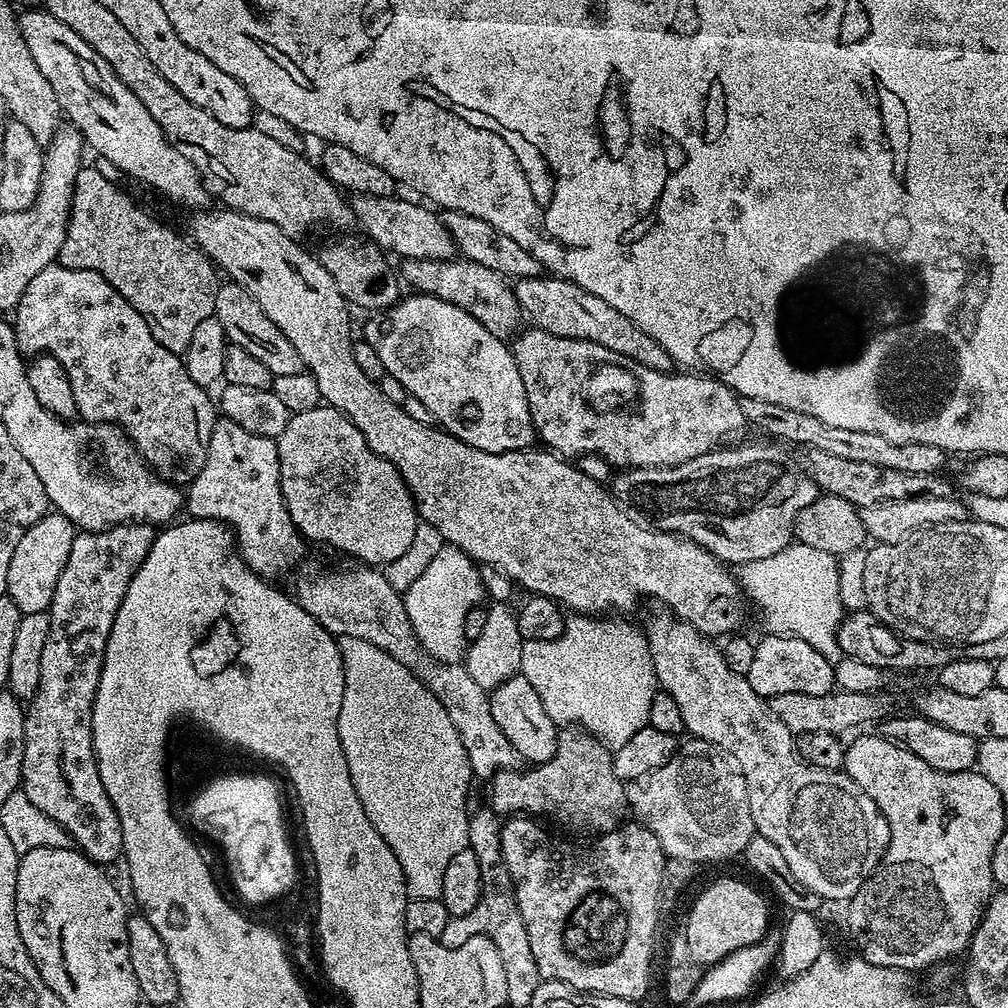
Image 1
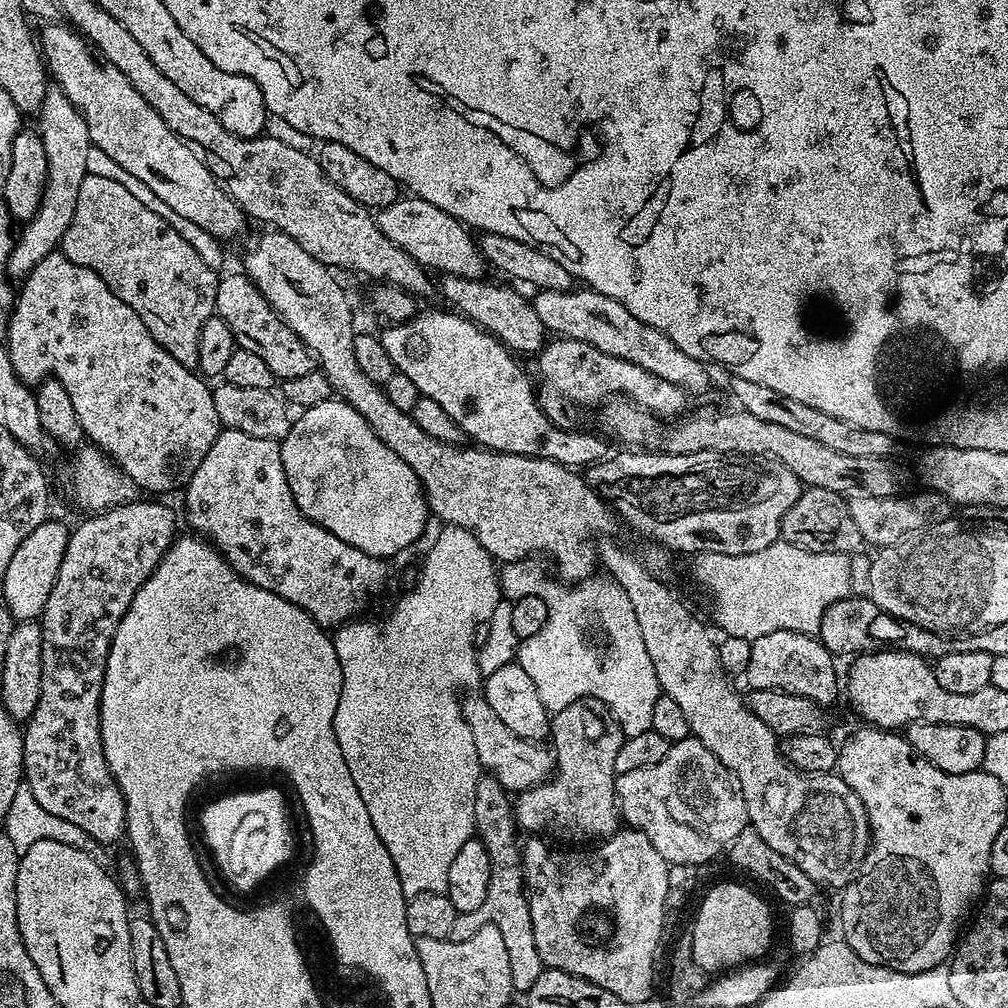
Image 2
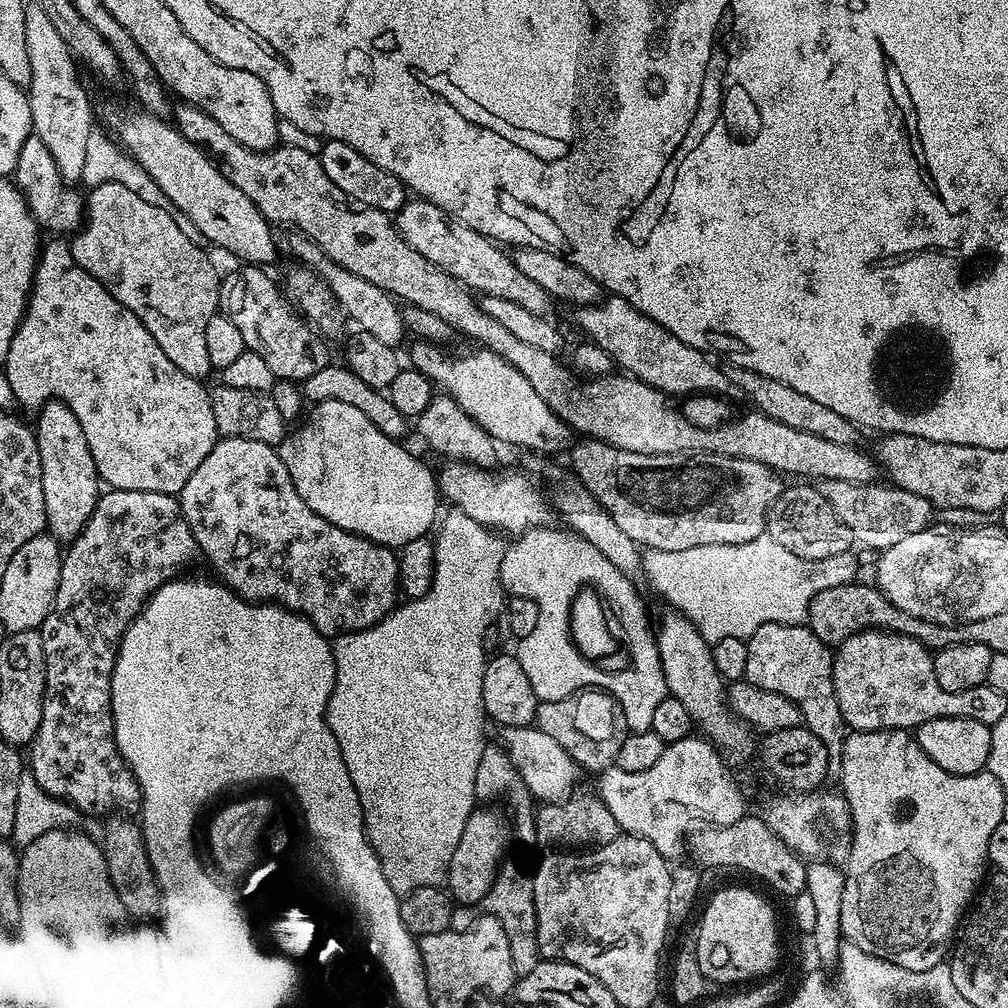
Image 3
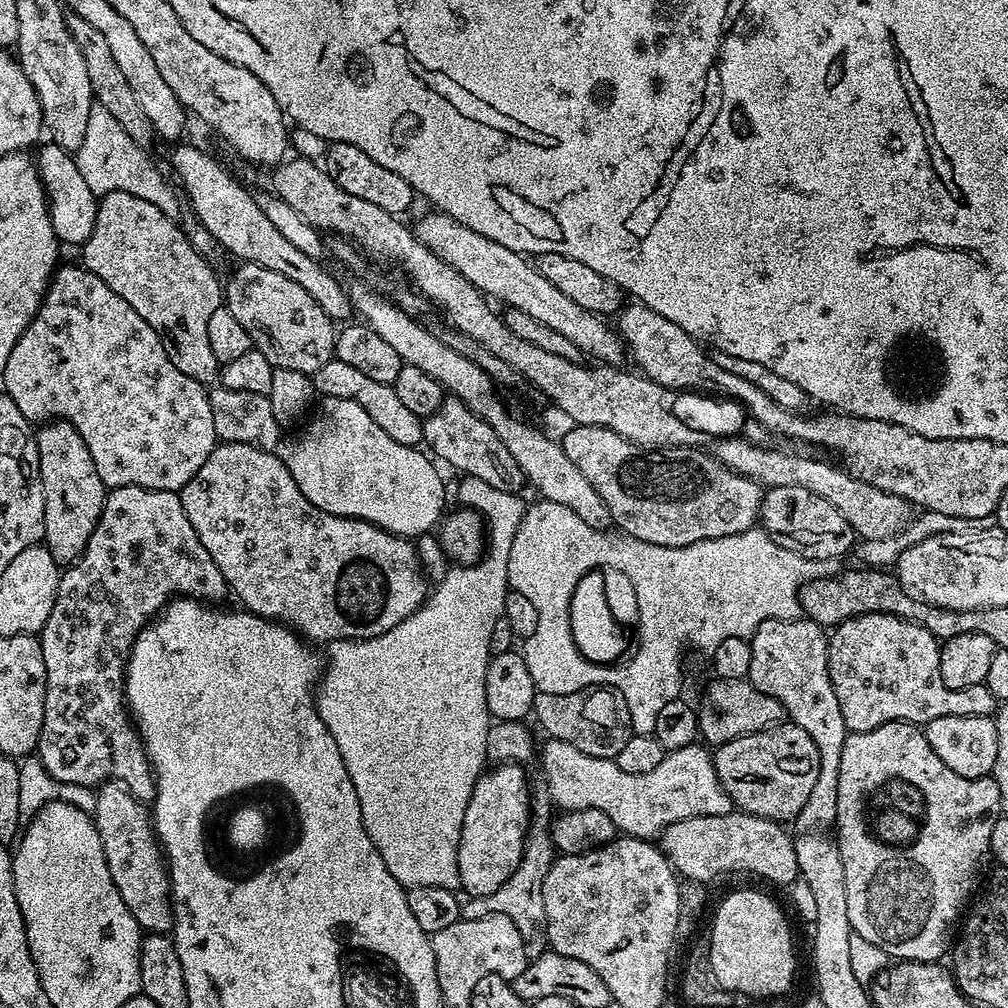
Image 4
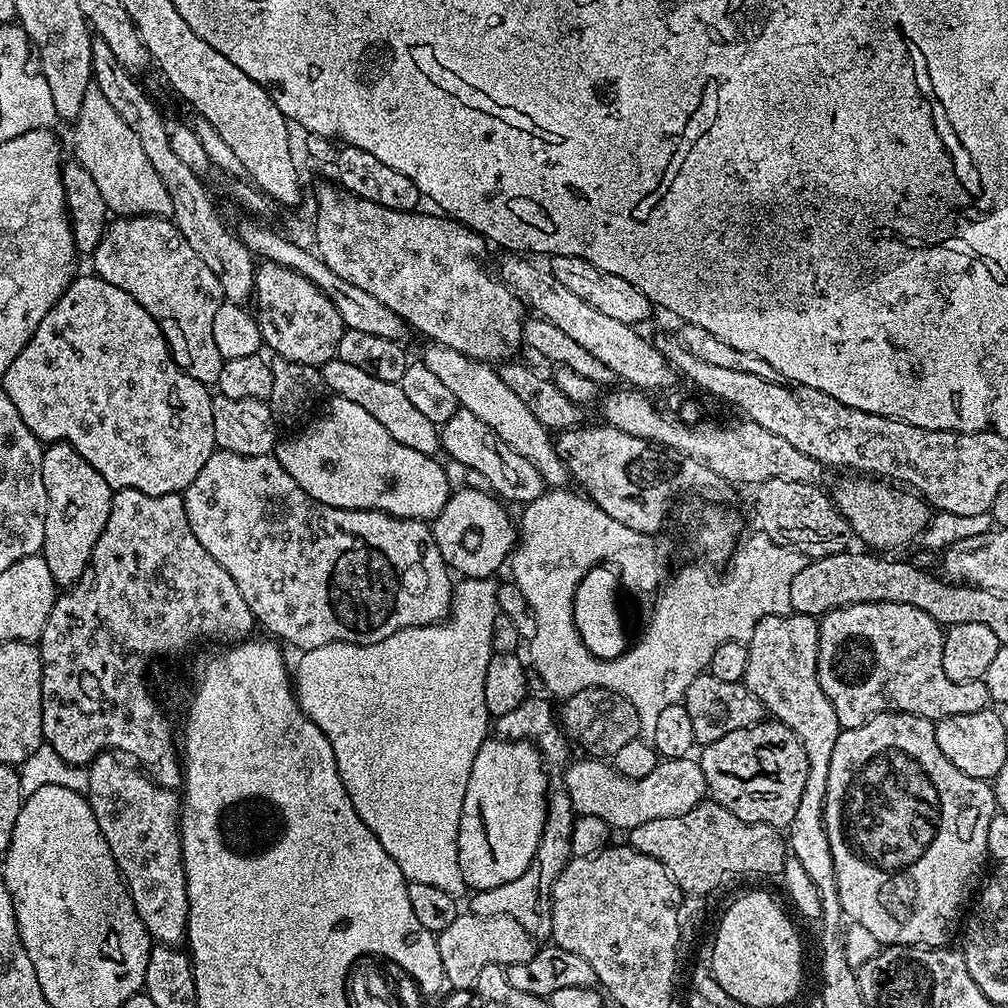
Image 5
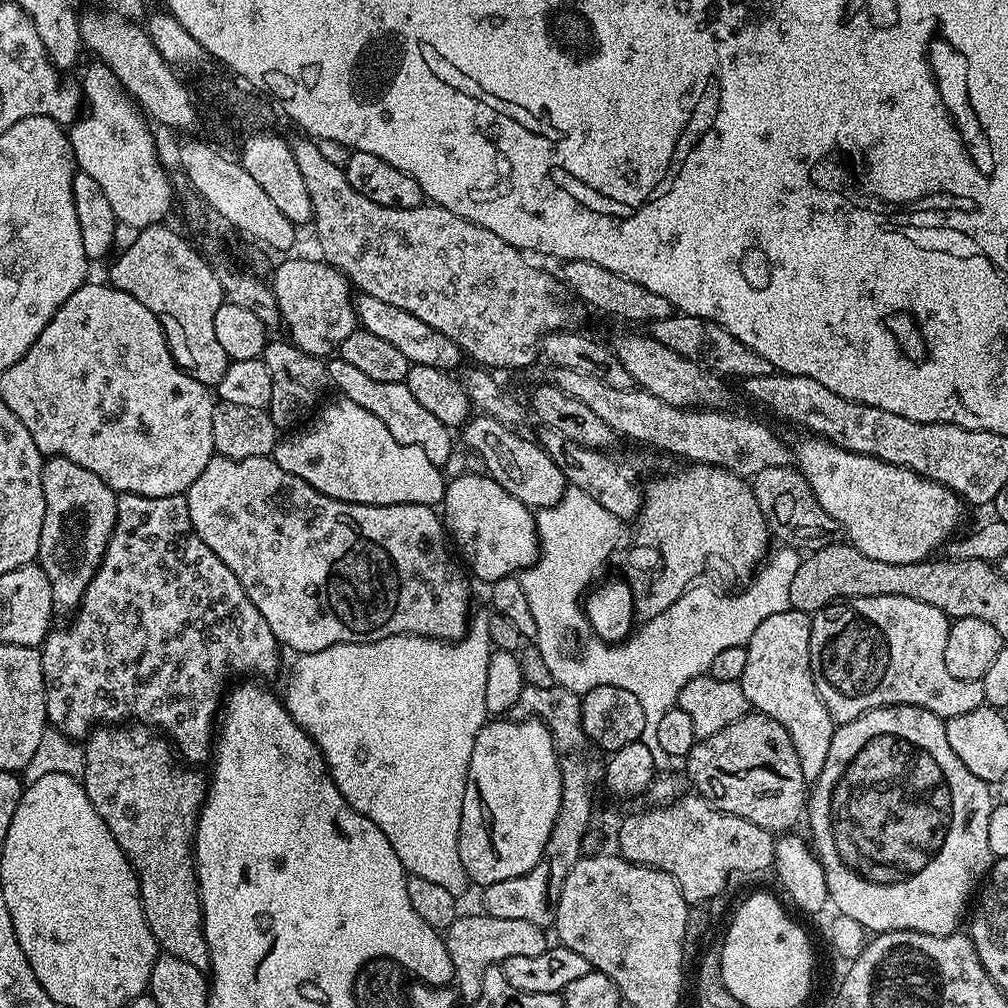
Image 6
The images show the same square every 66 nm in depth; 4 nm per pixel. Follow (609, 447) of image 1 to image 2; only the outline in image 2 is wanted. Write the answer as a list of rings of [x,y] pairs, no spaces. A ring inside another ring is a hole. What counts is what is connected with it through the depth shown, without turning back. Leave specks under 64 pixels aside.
[[[556,338],[545,343],[538,356],[544,360],[544,364],[548,364],[548,376],[552,376],[552,384],[548,384],[548,388],[538,388],[538,399],[545,416],[553,424],[565,423],[568,404],[588,404],[599,396],[607,397],[609,394],[625,394],[635,398],[649,413],[660,418],[679,417],[690,400],[689,393],[674,386],[674,382],[665,382],[663,378],[658,378],[658,374],[650,374],[650,370],[634,366],[634,362],[602,354],[602,350],[594,350],[594,346],[586,342]],[[556,364],[560,364],[560,368],[556,368]]]

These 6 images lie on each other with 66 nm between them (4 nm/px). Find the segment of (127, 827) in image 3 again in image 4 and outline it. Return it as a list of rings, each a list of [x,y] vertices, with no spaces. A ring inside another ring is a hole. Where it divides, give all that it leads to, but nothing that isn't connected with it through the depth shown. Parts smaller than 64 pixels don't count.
[[[119,780],[104,781],[95,794],[96,829],[102,838],[106,866],[110,866],[110,876],[114,878],[114,886],[118,886],[118,894],[122,894],[122,902],[126,902],[145,933],[167,933],[174,924],[174,905],[166,861],[150,819],[149,805],[132,795]]]

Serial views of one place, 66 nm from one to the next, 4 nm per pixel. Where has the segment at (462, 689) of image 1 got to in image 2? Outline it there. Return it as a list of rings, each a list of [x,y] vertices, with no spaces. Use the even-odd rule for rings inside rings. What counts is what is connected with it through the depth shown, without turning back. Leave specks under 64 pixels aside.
[[[465,695],[461,708],[470,732],[474,734],[474,750],[478,750],[481,769],[495,776],[509,793],[519,794],[526,788],[545,783],[551,777],[554,771],[553,753],[543,743],[520,738],[518,734],[506,730],[502,718],[490,710],[490,702],[486,702],[484,695]]]

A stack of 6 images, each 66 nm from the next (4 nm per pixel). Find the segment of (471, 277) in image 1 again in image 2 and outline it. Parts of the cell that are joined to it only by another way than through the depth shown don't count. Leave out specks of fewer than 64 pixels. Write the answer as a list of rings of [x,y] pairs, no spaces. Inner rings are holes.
[[[445,275],[444,280],[439,281],[438,290],[449,300],[451,307],[472,320],[485,332],[495,336],[501,344],[510,349],[513,353],[520,352],[539,353],[546,343],[546,329],[542,318],[534,310],[531,299],[519,292],[519,287],[511,283],[487,284],[487,279],[462,278],[461,276]],[[512,287],[512,288],[511,288]],[[517,288],[517,289],[516,289]],[[545,336],[545,337],[544,337]]]

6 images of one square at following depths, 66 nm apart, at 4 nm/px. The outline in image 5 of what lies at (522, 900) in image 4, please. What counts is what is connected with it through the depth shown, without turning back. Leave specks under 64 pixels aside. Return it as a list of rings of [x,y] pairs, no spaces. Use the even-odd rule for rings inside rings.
[[[556,786],[548,793],[548,802],[560,811],[560,820],[550,818],[544,823],[542,838],[530,866],[514,882],[506,882],[497,888],[473,895],[471,911],[478,916],[509,916],[514,918],[537,941],[544,942],[552,935],[552,891],[558,874],[567,866],[572,855],[572,831],[578,813],[570,802],[570,794],[563,786]]]

